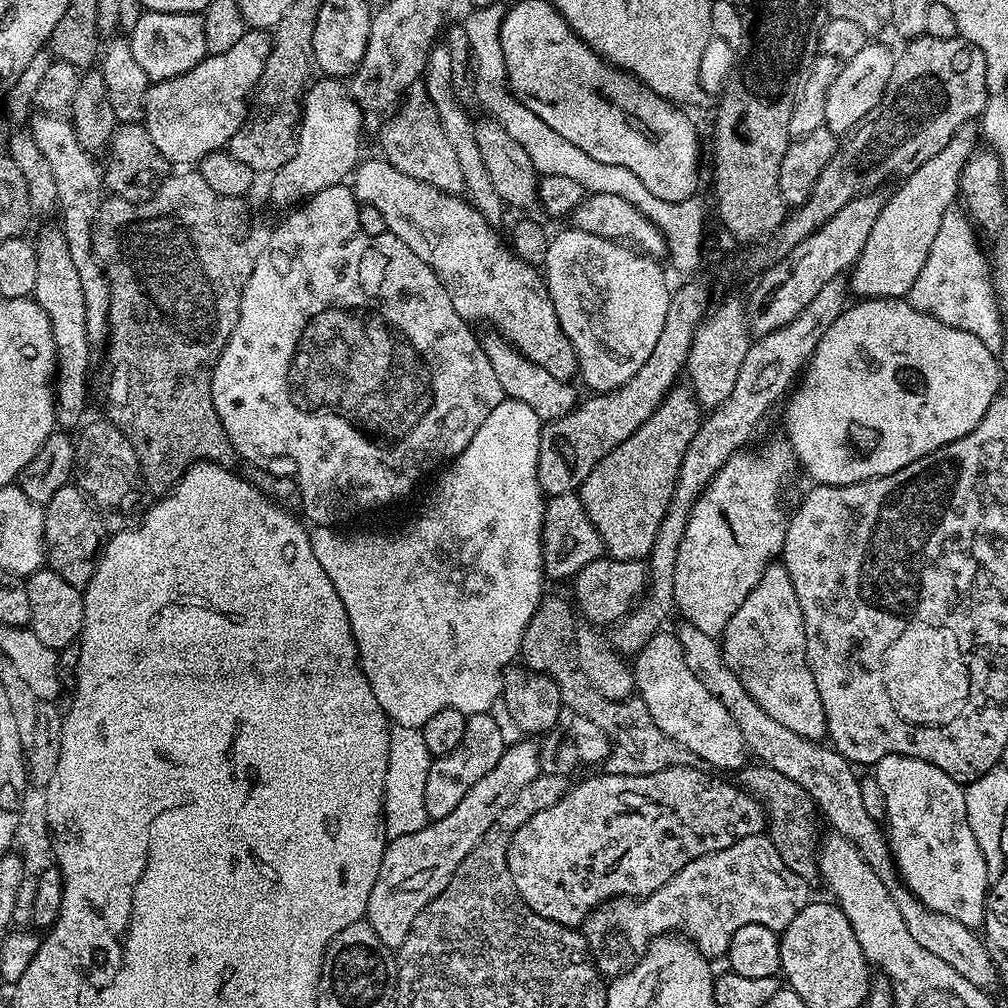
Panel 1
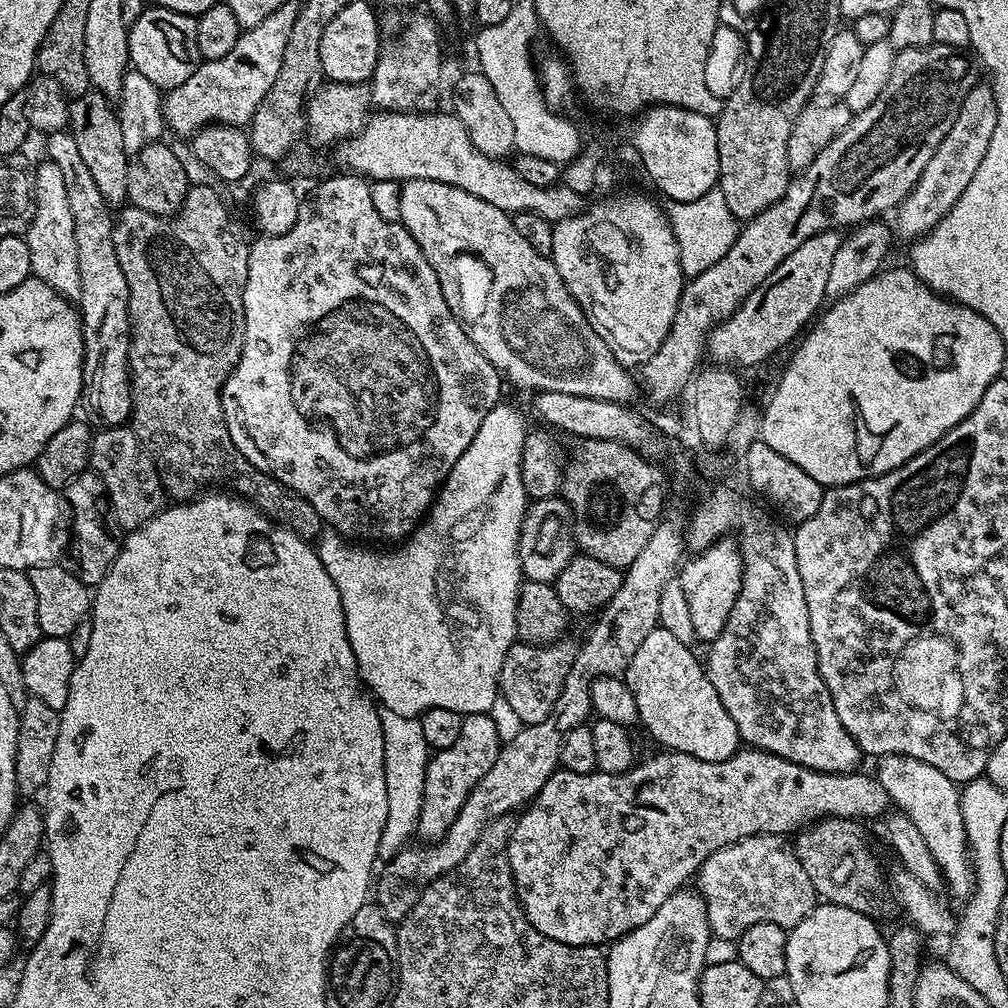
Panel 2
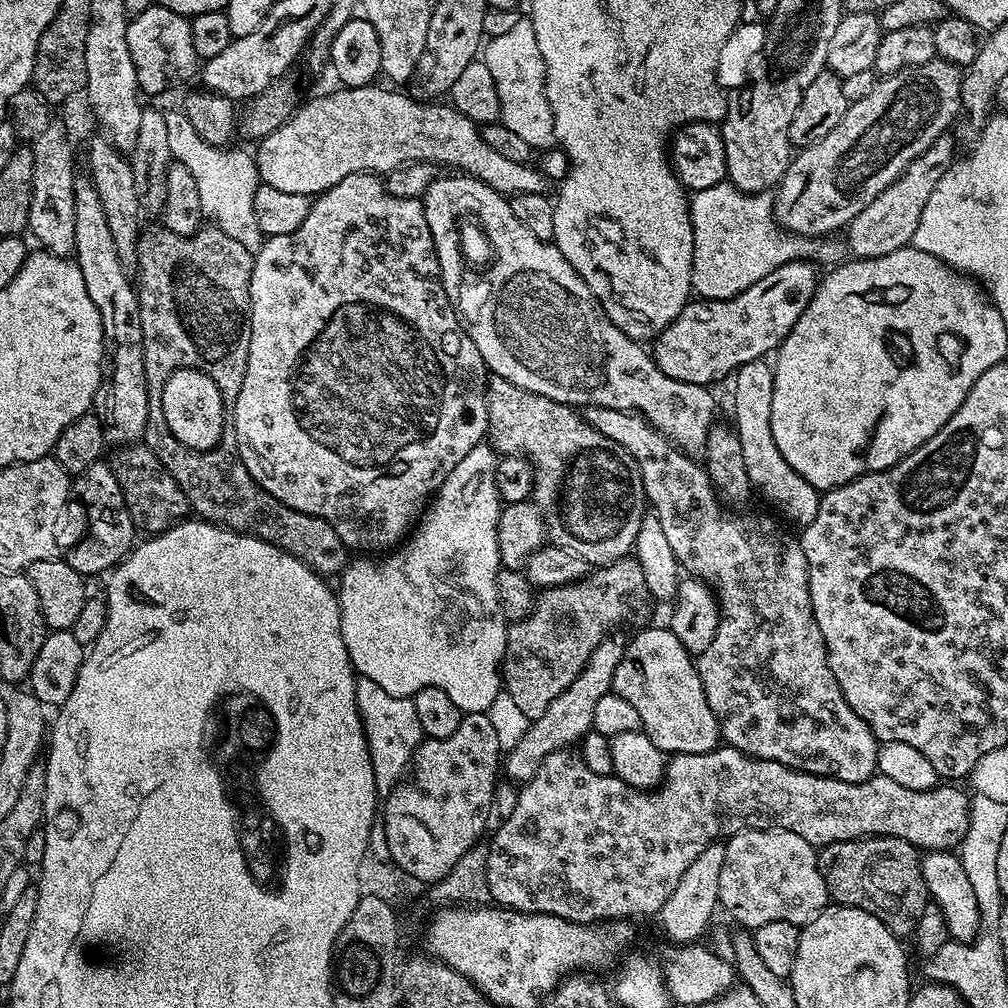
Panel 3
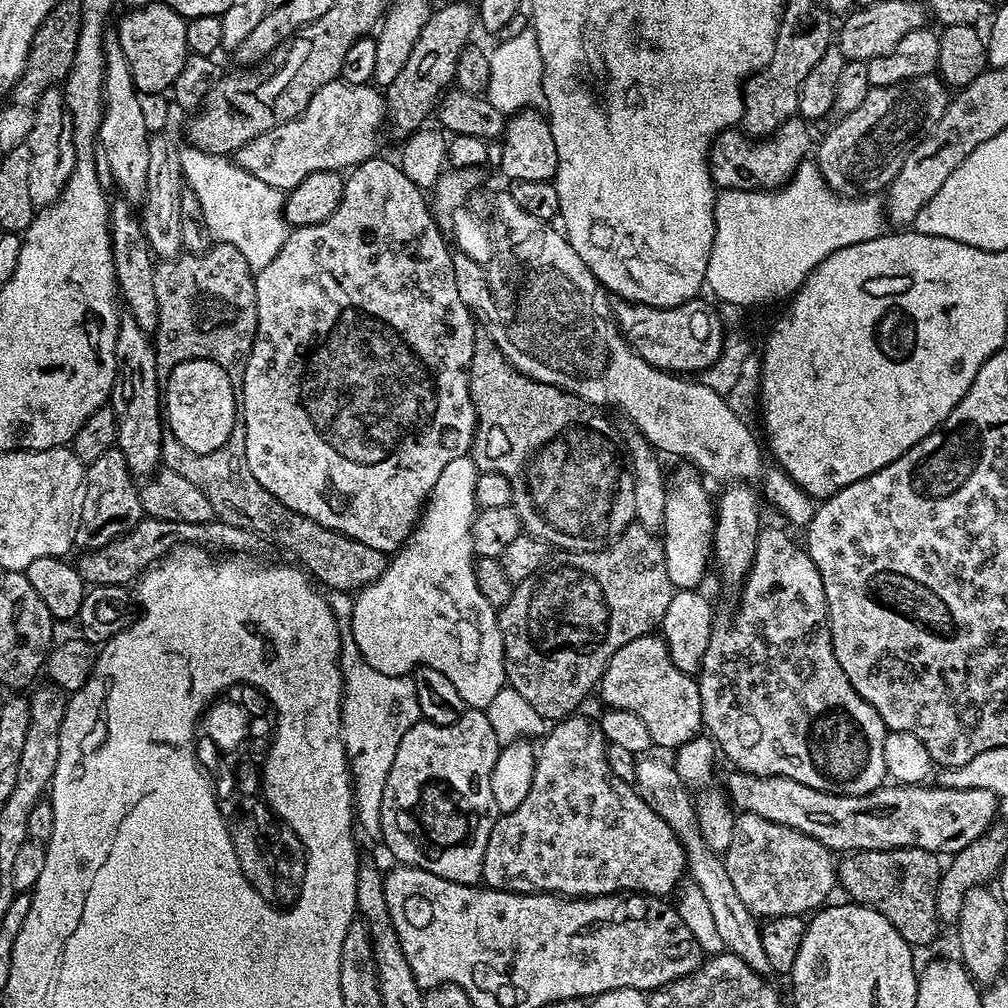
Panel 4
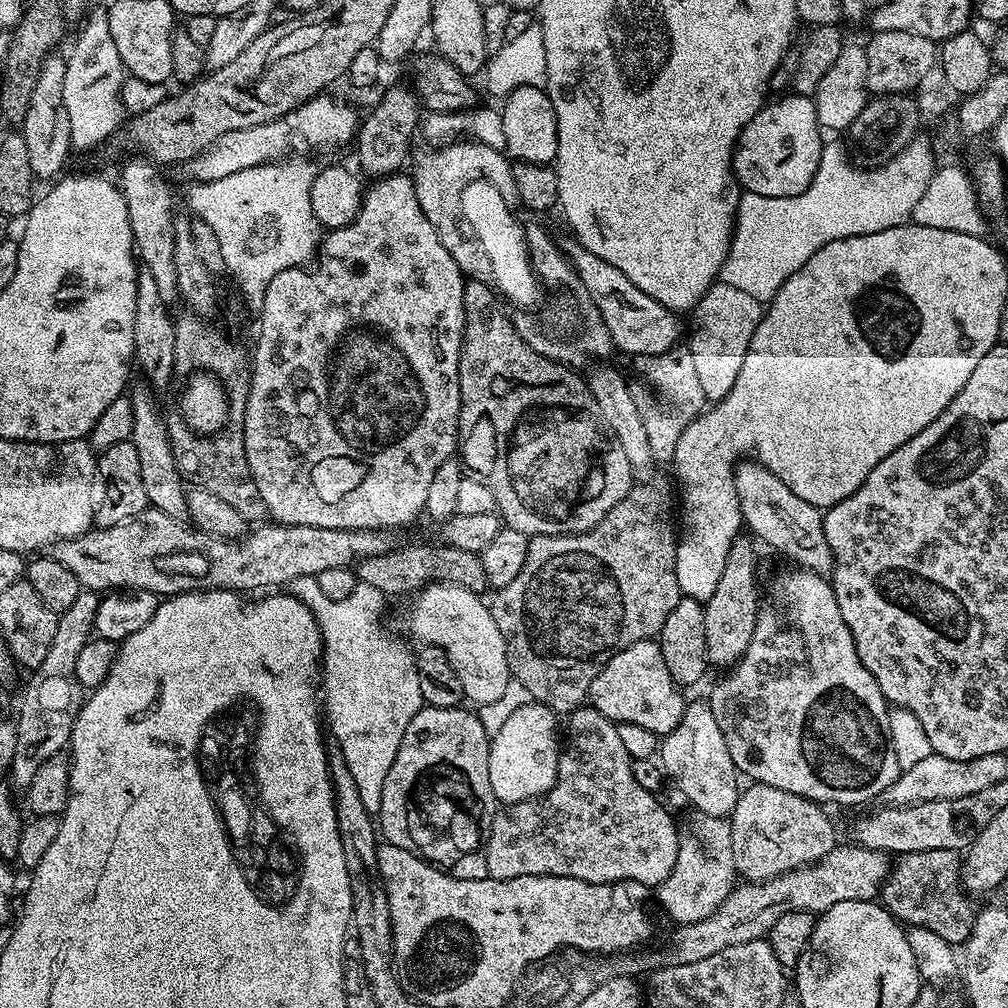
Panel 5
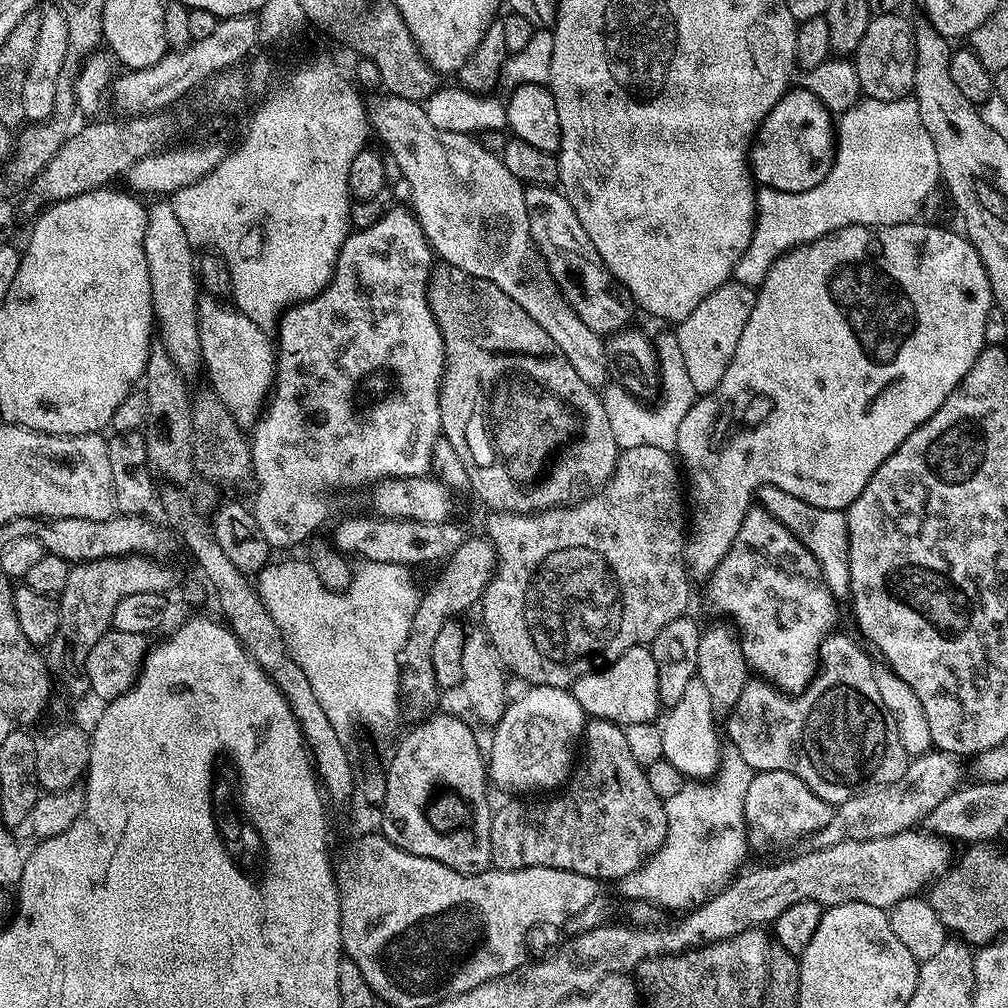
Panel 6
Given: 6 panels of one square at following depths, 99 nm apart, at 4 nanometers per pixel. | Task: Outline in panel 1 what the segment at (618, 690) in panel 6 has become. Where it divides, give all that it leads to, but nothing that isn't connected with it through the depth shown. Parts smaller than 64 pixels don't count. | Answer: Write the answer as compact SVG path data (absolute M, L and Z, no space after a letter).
M668 630L657 632L656 636L650 638L646 646L642 646L642 650L636 653L631 669L632 677L636 680L635 695L639 696L642 702L646 702L646 710L650 710L654 726L658 726L658 730L662 730L666 738L678 742L678 746L686 746L690 754L698 754L698 758L702 758L709 769L725 768L726 771L735 773L745 767L746 749L742 730L738 730L738 722L734 722L734 718L730 718L730 710L726 710L726 706L722 706L722 702L718 702L718 698L714 698L714 694L710 694L710 690L706 690L706 686L702 686L698 678L694 678L690 666L686 666L686 654L675 634Z

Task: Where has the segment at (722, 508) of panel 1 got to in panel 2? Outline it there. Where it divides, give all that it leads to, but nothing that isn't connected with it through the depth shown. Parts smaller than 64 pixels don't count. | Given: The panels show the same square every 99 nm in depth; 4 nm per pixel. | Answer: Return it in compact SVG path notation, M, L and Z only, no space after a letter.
M721 538L691 558L683 561L678 579L682 590L686 590L686 603L690 605L690 619L697 641L711 642L722 634L722 626L726 626L726 618L730 618L730 610L734 610L742 586L744 563L737 541L732 538Z

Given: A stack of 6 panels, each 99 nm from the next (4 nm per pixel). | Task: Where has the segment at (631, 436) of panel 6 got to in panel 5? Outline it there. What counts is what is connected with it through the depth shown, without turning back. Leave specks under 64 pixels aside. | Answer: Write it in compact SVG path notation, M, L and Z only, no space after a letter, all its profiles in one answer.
M679 344L662 354L635 356L630 364L638 373L648 377L660 392L663 403L652 410L643 411L643 425L646 428L653 461L658 464L671 463L674 447L677 445L678 438L681 437L682 430L701 414L708 402L695 371L690 349Z

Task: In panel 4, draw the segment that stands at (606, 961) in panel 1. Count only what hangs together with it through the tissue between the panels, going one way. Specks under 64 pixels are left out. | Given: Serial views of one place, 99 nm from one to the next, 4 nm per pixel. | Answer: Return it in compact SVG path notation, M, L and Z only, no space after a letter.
M740 812L735 817L734 838L730 838L730 846L723 853L722 859L726 874L730 874L730 882L734 882L738 898L746 902L746 910L750 910L757 918L815 913L827 901L824 899L831 894L832 887L835 889L838 884L838 864L831 848L822 846L822 842L810 838L796 828L758 818L758 814L749 812Z

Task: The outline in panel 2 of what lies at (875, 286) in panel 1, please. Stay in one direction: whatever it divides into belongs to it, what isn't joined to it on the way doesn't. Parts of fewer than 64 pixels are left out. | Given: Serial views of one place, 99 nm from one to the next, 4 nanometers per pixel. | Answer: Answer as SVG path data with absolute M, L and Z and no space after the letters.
M977 82L969 87L966 98L962 98L962 110L958 110L954 126L946 130L946 138L938 142L934 158L926 162L926 170L922 170L912 192L895 209L894 232L899 239L901 236L907 242L912 242L927 236L928 231L952 209L954 202L962 198L962 190L970 186L974 170L978 170L978 166L982 166L982 158L986 158L994 126L998 126L998 104L994 102L994 90L991 83Z

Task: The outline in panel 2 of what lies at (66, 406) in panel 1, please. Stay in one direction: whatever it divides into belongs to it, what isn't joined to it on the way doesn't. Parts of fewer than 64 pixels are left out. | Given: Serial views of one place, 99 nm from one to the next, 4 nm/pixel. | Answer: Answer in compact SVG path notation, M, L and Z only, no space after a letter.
M41 159L40 165L35 165L32 178L32 193L36 199L34 206L34 218L30 222L26 233L26 239L30 246L30 266L32 276L37 280L46 282L57 292L67 296L69 300L76 302L80 299L80 275L78 274L78 246L74 242L74 214L70 210L70 201L66 195L66 178L62 178L61 171L52 160Z

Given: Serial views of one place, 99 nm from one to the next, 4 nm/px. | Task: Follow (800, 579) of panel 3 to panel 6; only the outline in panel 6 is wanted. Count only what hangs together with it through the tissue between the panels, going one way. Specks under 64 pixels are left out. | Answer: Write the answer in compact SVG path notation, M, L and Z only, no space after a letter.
M840 630L833 631L820 644L820 662L816 677L799 694L785 694L775 684L763 678L752 678L732 711L726 717L731 747L742 754L742 758L751 766L753 773L793 772L818 798L827 804L837 805L846 802L846 798L857 796L865 788L874 788L878 784L898 782L906 774L910 757L902 750L902 738L898 738L896 720L886 710L882 694L878 694L876 668L872 660L851 640L843 636Z

